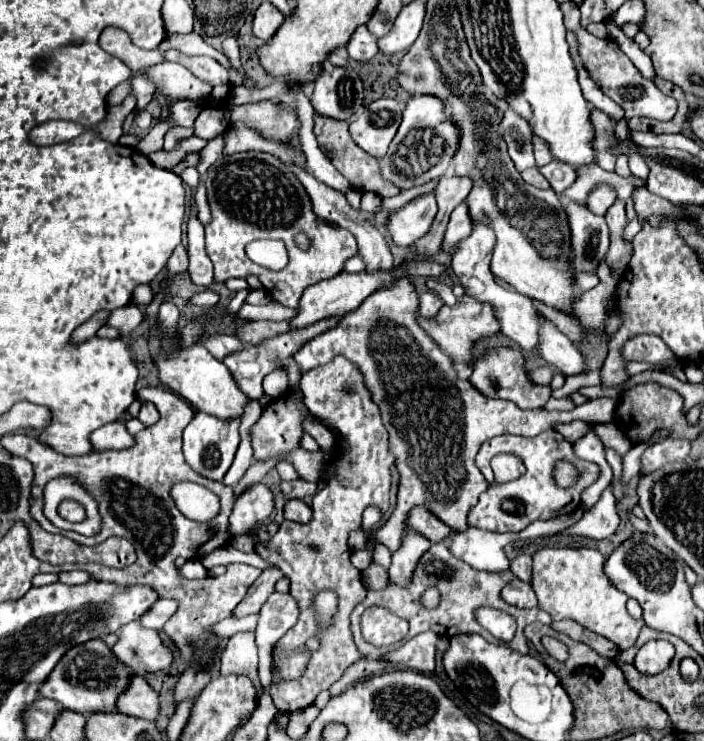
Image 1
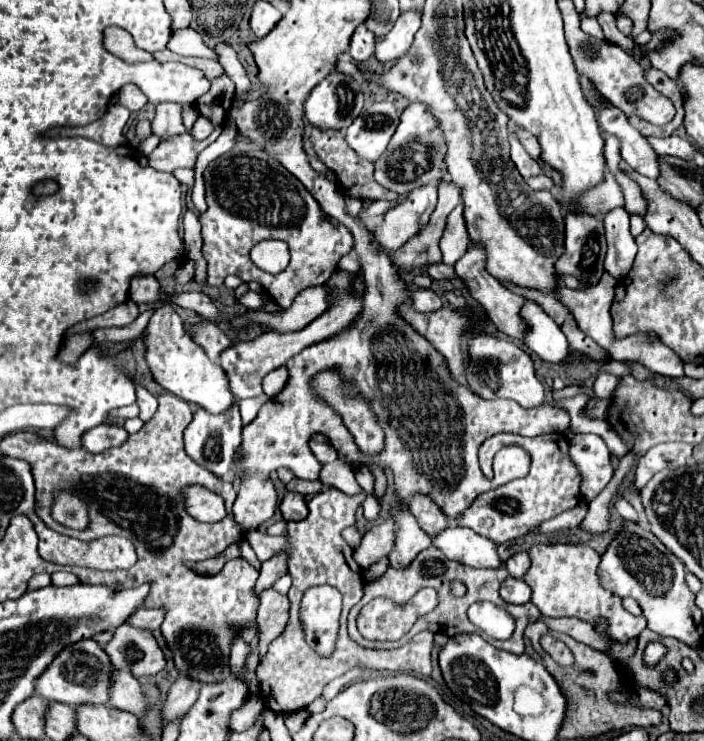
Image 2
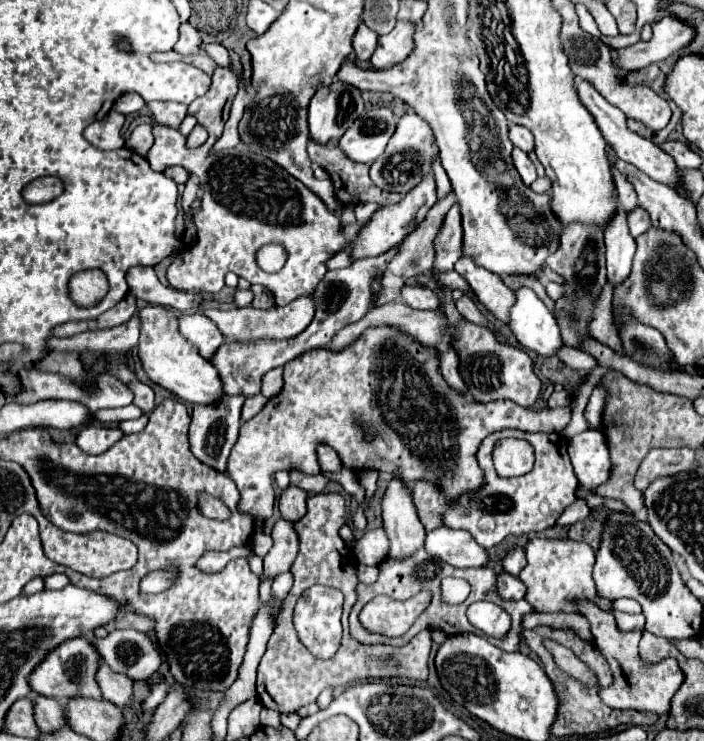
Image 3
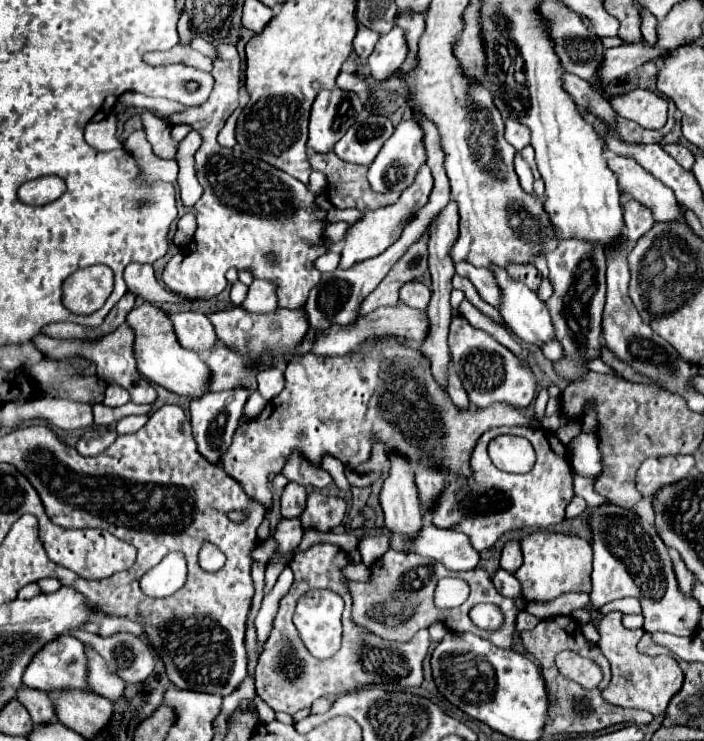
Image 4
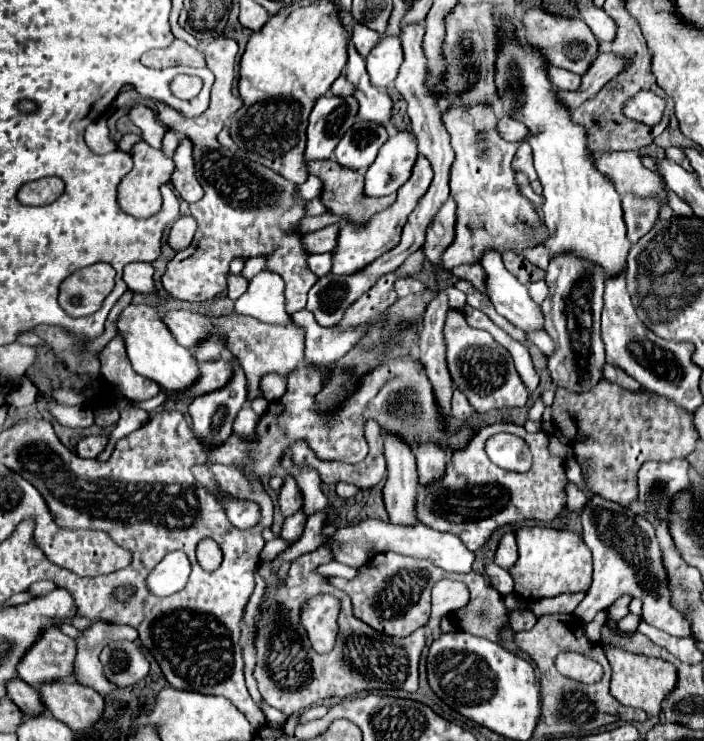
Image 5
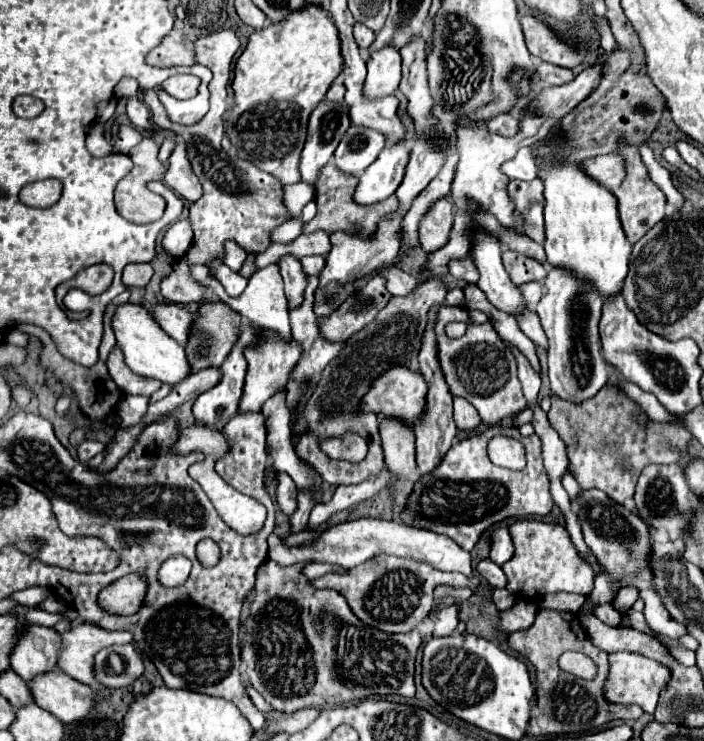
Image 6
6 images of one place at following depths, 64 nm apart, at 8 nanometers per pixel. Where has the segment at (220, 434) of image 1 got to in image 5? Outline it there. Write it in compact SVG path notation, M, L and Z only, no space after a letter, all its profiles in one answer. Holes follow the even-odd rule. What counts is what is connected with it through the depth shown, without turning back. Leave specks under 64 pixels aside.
M232 358L232 378L222 390L214 390L194 398L190 404L190 416L194 434L206 444L220 444L232 434L232 422L246 402L244 370L236 358Z

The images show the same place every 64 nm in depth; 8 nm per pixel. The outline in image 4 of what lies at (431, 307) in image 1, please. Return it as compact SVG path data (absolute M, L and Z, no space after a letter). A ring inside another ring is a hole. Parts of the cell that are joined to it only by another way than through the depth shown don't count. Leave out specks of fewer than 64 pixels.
M412 280L412 282L406 282L402 288L400 288L400 300L404 304L408 304L410 308L418 308L418 310L426 310L428 302L430 302L430 290L418 282L418 280Z

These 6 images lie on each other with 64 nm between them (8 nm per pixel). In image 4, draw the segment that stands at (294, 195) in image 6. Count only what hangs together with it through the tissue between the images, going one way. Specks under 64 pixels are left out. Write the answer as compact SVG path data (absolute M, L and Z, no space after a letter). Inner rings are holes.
M312 172L310 174L310 182L308 182L308 190L312 194L322 194L324 186L326 186L326 178L320 172Z

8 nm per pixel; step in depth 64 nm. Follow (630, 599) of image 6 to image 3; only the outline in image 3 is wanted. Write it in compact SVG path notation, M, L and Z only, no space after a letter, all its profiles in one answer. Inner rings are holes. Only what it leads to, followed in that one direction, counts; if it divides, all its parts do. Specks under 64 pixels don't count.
M580 598L576 602L576 606L578 606L578 612L588 618L590 630L596 638L596 646L606 656L612 676L614 676L612 686L598 690L602 702L606 702L612 708L620 708L620 710L632 708L632 710L646 710L646 712L654 712L654 714L668 714L670 700L684 682L684 674L682 674L678 662L674 658L664 658L656 664L642 662L642 658L638 654L638 642L642 638L642 632L618 630L618 624L614 622L614 614L594 606L594 602L590 602L588 598Z

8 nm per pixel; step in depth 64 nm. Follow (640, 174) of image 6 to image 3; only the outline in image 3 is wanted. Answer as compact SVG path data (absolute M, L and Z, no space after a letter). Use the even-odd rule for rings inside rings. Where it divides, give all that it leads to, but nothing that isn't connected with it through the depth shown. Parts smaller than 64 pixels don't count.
M634 208L628 212L628 228L632 236L640 236L650 228L650 216L642 208Z

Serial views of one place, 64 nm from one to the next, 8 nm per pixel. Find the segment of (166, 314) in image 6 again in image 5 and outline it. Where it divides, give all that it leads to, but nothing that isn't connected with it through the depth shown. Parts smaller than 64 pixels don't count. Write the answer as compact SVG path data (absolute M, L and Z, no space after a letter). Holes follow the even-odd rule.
M170 310L162 316L162 322L168 326L176 342L184 348L194 348L200 340L214 332L214 326L208 316L190 310Z

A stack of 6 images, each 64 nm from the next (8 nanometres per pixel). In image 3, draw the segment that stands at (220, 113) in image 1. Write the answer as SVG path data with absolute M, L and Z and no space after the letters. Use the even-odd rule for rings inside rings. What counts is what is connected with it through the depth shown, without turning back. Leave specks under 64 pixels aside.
M196 124L196 126L194 126L194 130L190 132L190 136L186 138L186 148L190 148L190 150L198 148L198 146L202 146L202 144L206 142L206 138L208 138L208 132L204 130L204 126Z

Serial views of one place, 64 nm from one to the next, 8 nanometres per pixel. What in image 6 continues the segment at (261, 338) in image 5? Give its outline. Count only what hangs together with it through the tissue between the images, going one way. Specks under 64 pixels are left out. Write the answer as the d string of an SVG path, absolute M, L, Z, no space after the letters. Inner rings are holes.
M266 330L266 338L262 342L258 342L258 348L248 348L246 350L246 360L248 360L248 372L246 372L246 382L244 382L244 392L242 392L242 402L238 406L238 410L244 414L246 410L250 412L262 412L264 402L274 396L276 392L280 392L286 382L288 382L288 374L294 368L294 364L300 358L300 346L296 340L292 340L290 344L286 344L276 332Z

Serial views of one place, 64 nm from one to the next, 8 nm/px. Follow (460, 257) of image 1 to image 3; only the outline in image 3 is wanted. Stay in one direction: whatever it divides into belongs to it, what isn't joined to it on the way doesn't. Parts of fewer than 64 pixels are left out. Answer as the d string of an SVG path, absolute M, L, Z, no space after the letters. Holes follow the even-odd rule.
M460 258L456 272L468 280L476 298L488 308L488 312L492 312L502 322L508 322L508 310L514 304L514 294L504 286L500 276L476 266L470 258Z

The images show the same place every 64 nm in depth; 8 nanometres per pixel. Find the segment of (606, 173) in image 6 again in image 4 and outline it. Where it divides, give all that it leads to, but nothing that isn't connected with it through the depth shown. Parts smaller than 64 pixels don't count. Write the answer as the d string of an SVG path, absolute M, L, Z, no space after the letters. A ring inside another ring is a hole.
M614 156L608 160L608 166L616 174L620 190L628 198L634 198L644 206L652 208L654 220L658 222L684 220L682 208L678 206L674 192L662 182L658 182L658 178L654 178L652 174L646 174L646 170L642 170L642 166L634 162L634 158Z

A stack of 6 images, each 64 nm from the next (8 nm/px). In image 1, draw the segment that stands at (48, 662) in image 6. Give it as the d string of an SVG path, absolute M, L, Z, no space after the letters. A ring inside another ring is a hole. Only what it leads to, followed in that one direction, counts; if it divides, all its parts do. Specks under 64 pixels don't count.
M102 640L82 642L82 646L70 648L54 666L50 678L40 686L42 698L52 698L60 702L62 708L90 714L90 712L116 712L116 698L126 690L128 672L126 666L120 664L110 648ZM78 654L80 654L80 674L78 674Z

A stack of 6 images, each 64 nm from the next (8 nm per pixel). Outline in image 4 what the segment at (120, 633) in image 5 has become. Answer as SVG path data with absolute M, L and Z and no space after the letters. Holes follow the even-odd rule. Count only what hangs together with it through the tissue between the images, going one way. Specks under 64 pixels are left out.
M108 616L100 618L100 632L98 632L98 636L110 638L110 636L114 636L118 632L128 632L128 634L140 636L142 634L142 626L132 622L132 620L126 620L126 618L108 618ZM86 644L86 664L88 664L90 688L108 700L118 700L126 684L108 670L102 656L90 644Z

